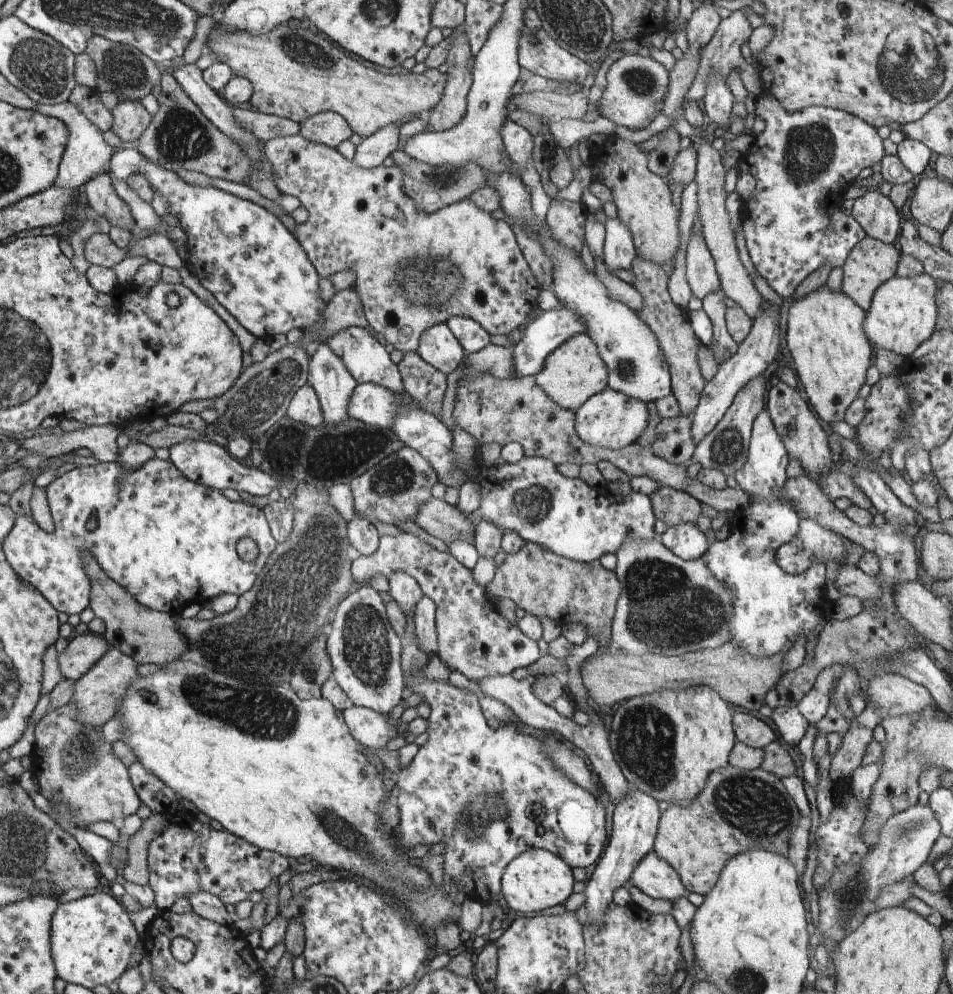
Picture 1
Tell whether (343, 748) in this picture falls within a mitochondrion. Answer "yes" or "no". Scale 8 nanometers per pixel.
no

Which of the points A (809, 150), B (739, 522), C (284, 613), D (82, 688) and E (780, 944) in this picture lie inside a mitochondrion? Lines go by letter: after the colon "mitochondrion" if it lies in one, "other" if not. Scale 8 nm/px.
A: mitochondrion
B: other
C: mitochondrion
D: other
E: other

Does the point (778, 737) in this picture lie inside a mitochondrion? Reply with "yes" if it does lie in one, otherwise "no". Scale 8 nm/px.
no

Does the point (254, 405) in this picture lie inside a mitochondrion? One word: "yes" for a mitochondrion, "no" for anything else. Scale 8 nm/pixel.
yes

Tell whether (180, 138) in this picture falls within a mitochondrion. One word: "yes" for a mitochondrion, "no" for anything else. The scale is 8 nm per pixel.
yes

